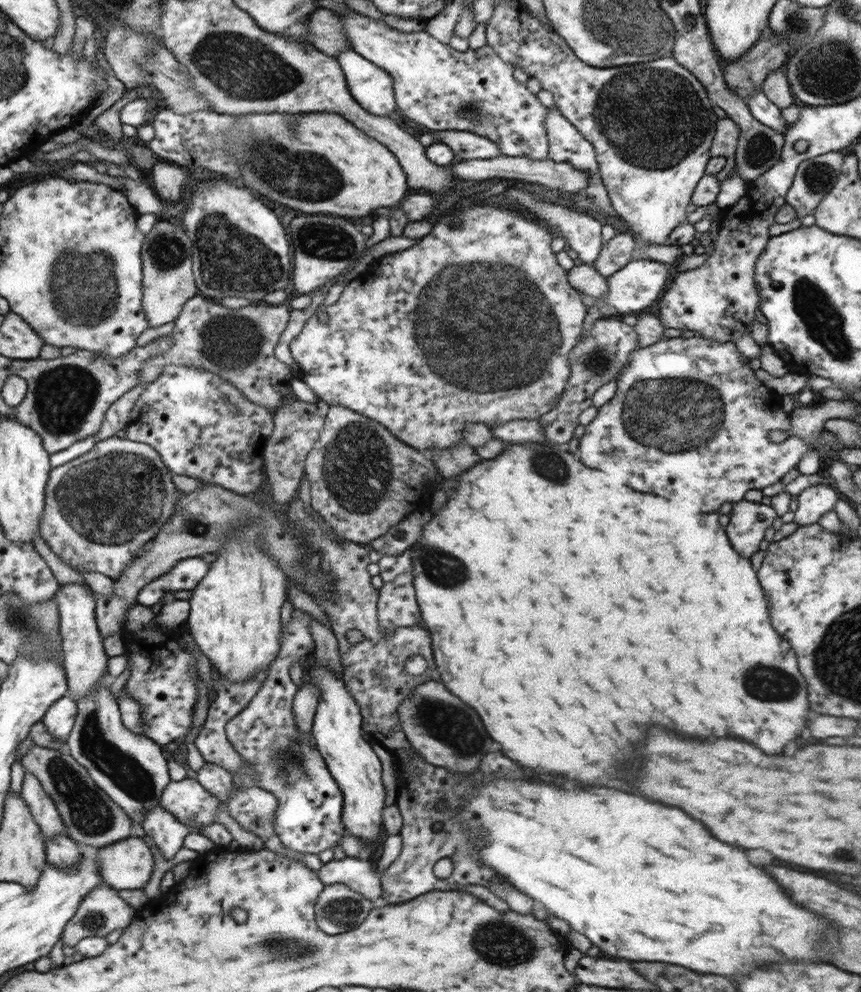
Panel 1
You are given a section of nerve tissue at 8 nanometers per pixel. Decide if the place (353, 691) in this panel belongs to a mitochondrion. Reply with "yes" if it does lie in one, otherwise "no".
no

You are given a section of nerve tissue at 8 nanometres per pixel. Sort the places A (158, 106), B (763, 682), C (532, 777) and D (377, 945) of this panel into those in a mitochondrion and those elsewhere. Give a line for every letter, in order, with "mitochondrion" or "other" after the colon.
A: other
B: mitochondrion
C: other
D: other

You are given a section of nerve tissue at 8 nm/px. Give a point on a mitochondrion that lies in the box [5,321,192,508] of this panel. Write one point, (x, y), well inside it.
(63, 396)

